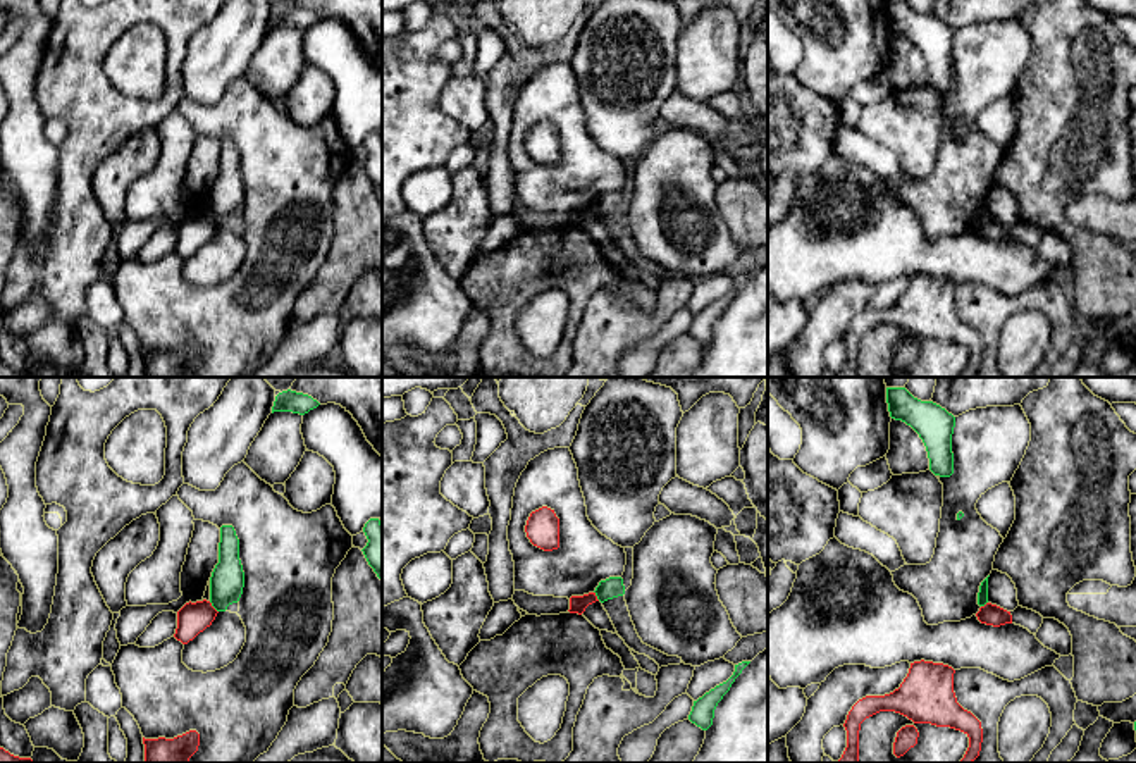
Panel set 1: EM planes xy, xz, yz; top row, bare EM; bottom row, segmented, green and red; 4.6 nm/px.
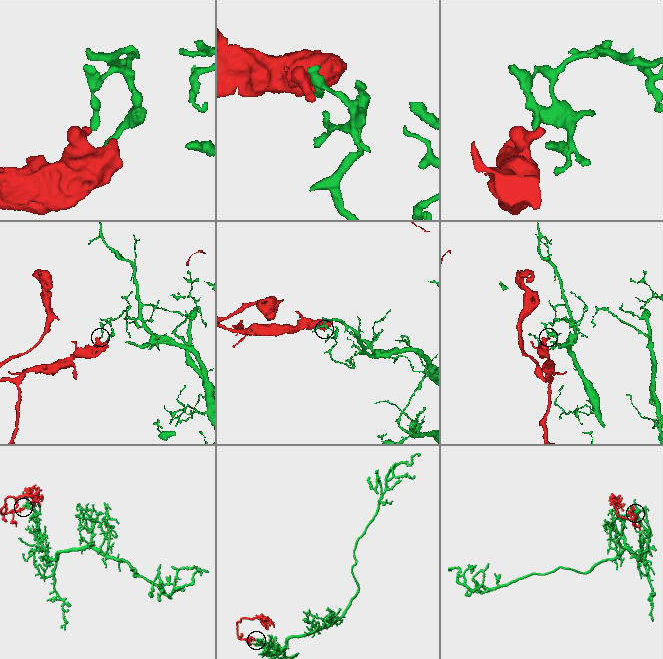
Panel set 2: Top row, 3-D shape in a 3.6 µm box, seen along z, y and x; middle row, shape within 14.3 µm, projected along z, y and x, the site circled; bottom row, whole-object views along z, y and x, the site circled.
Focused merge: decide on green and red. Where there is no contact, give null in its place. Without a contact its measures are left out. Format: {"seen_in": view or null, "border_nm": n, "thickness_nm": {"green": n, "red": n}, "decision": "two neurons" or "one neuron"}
{"seen_in": "xy", "border_nm": 70, "thickness_nm": {"green": 160, "red": 140}, "decision": "two neurons"}

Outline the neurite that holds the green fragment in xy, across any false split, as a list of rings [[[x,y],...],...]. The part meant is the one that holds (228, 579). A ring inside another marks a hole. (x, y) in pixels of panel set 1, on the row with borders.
[[[232,525],[220,527],[219,563],[210,577],[210,603],[225,611],[238,603],[244,587],[244,572],[239,560],[239,539]]]

